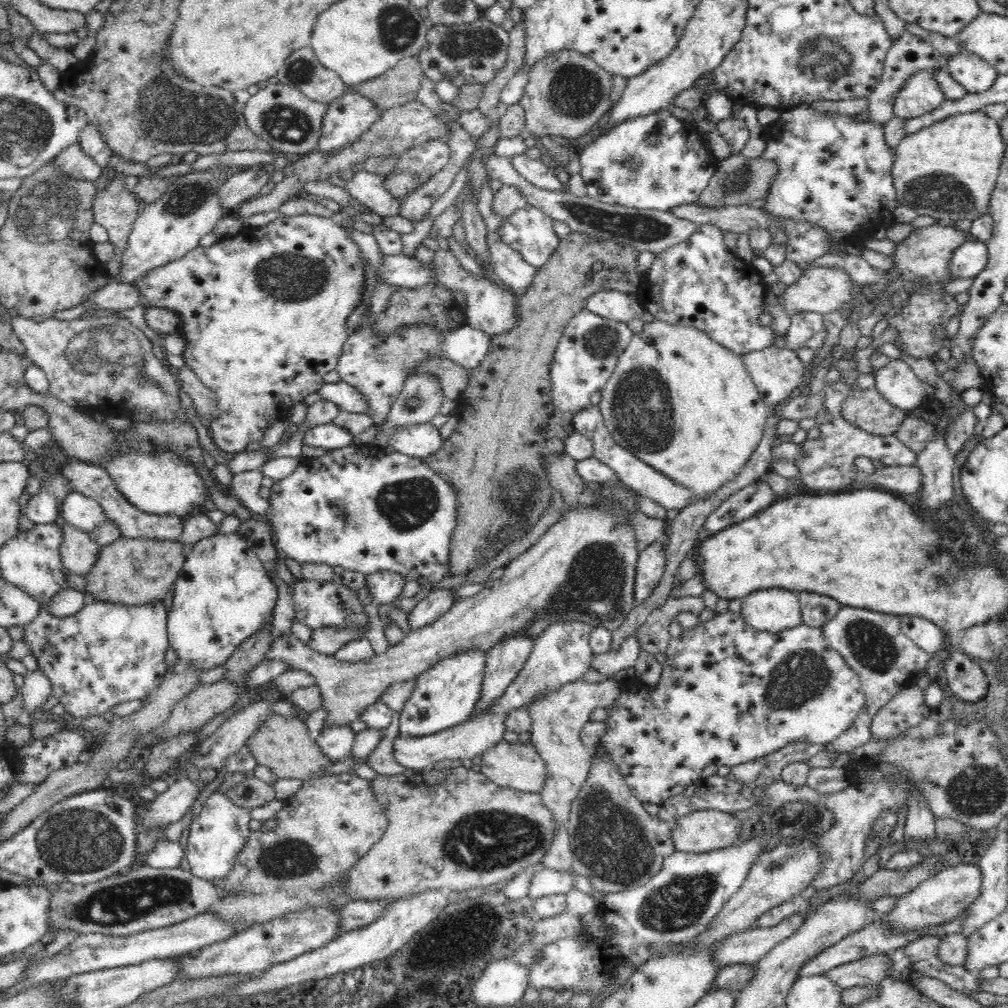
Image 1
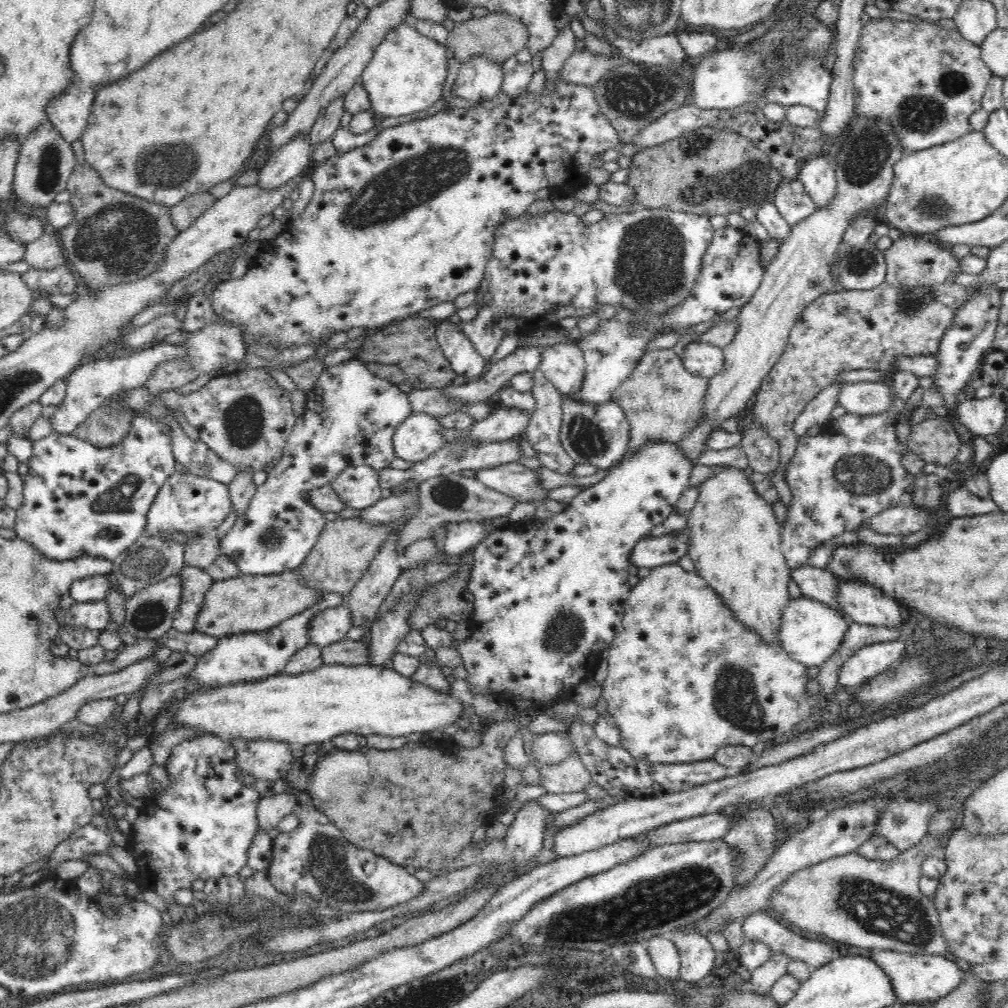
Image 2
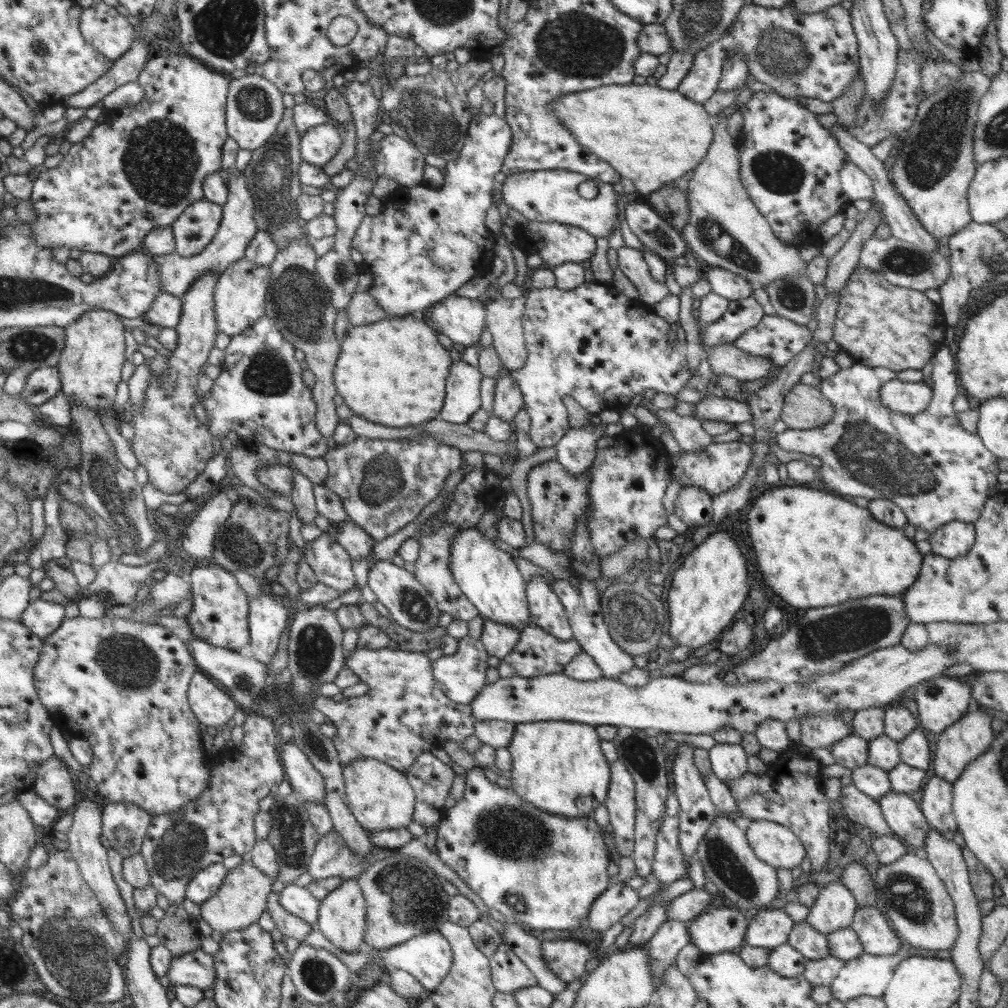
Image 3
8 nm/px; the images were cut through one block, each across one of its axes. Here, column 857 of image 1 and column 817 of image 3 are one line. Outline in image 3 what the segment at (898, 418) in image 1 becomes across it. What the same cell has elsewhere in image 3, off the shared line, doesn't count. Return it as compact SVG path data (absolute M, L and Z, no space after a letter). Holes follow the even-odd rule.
M800 383L784 395L780 419L788 429L815 429L830 422L832 415L832 402L820 393L819 388Z

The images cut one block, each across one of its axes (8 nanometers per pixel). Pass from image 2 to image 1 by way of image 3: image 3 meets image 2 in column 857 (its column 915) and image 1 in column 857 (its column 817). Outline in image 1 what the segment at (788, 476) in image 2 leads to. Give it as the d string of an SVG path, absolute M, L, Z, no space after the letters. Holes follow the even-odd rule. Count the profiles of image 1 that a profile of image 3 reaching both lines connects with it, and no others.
M838 380L831 386L823 389L825 397L823 407L817 412L815 421L816 431L802 444L804 458L796 460L795 465L800 469L798 478L803 480L806 488L812 488L816 493L840 492L842 488L850 484L856 478L856 466L854 460L858 456L866 456L873 461L878 458L886 466L912 466L917 464L917 454L910 450L900 439L894 435L873 435L860 430L856 425L850 424L841 413L843 400L849 392L856 390L853 385L844 384Z

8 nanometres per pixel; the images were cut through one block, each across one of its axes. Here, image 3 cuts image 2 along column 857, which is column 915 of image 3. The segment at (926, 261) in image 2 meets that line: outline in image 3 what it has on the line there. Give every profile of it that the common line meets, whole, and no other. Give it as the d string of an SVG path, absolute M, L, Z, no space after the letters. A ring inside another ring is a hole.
M856 267L846 280L846 286L840 288L832 338L854 363L868 368L888 368L898 373L907 368L922 370L930 363L936 351L945 344L944 330L946 323L940 305L934 304L924 292L890 284L882 274L868 268Z

